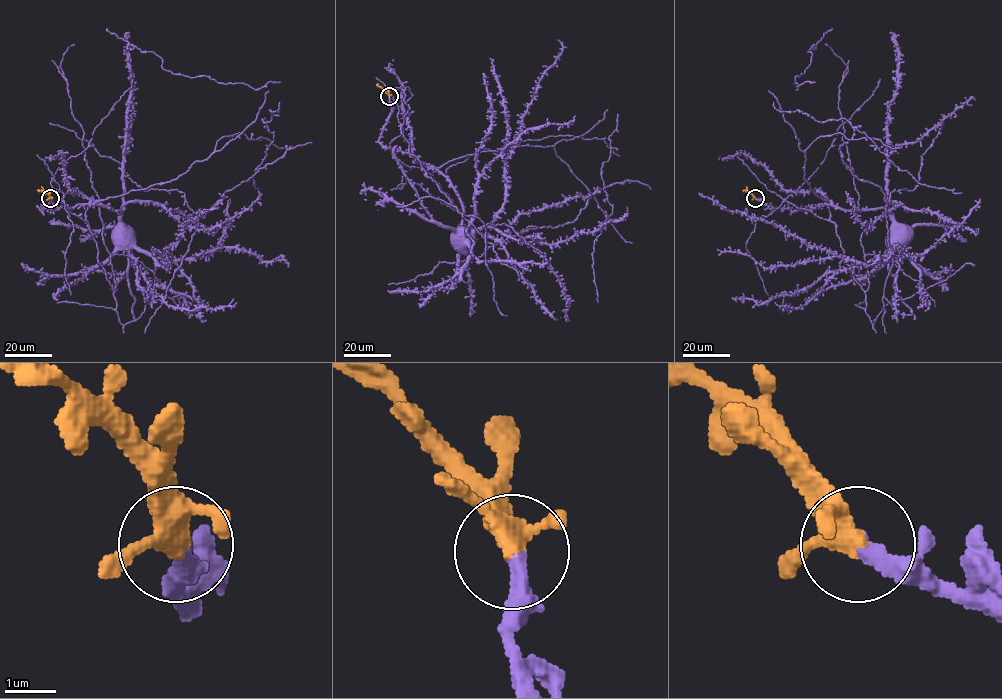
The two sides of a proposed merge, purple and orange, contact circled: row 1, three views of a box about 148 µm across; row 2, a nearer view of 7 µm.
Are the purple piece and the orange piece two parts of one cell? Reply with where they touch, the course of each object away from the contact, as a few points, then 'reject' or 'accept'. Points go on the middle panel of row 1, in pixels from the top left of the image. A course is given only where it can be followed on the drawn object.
(389, 96) | purple via (389, 96), (392, 110), (379, 141), (433, 167), (449, 182), (463, 210), (458, 235) | orange via (389, 96), (377, 83) | accept

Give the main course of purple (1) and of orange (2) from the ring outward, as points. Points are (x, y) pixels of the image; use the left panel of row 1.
1: (50, 198), (53, 207), (40, 209), (78, 204), (123, 208), (119, 232)
2: (50, 198), (43, 191), (38, 190)

